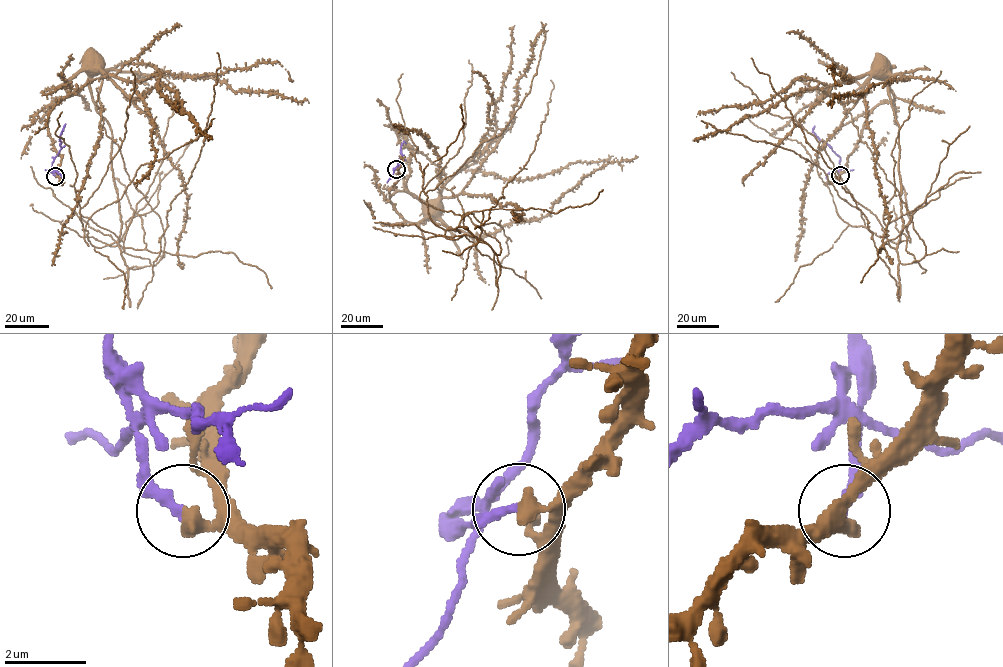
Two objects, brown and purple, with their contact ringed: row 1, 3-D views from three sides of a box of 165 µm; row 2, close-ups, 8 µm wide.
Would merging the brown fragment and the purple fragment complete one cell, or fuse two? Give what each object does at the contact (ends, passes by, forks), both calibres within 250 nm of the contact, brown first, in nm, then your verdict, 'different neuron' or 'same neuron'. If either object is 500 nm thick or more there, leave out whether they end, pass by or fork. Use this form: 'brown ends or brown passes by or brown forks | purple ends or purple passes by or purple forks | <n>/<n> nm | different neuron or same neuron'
brown ends | purple ends | 400/240 nm | different neuron

